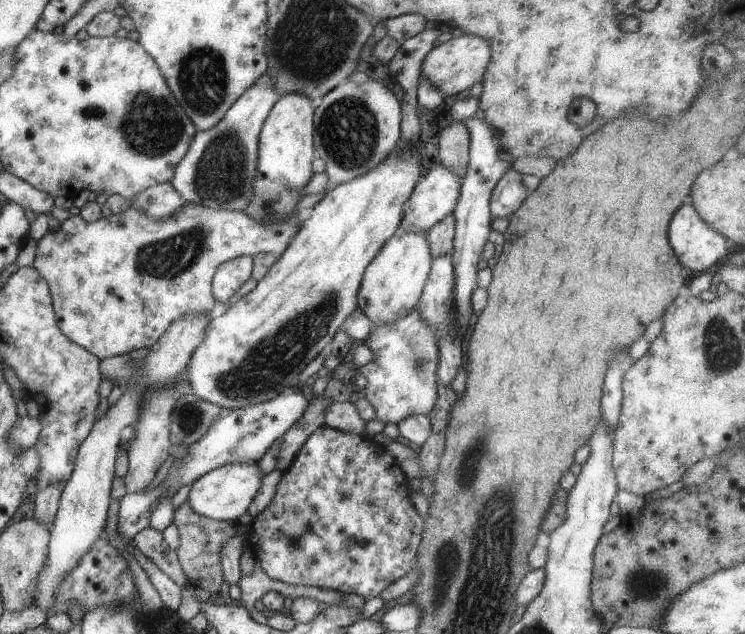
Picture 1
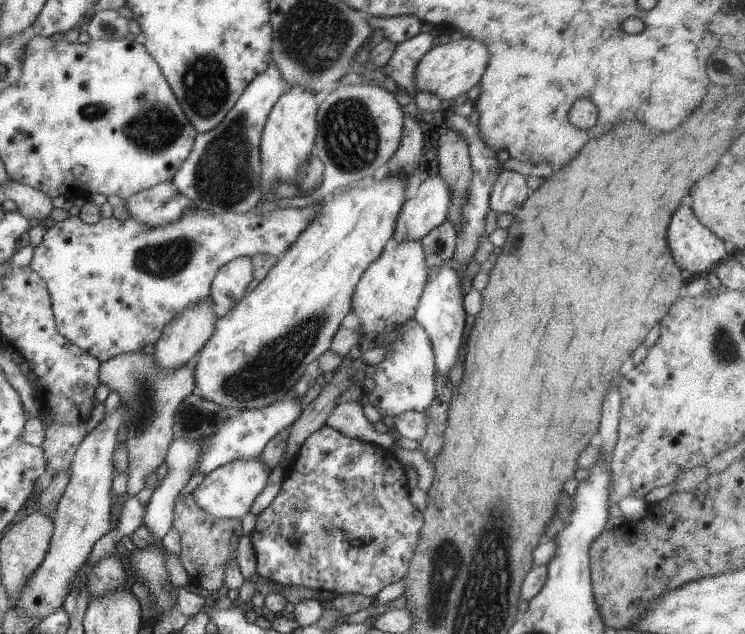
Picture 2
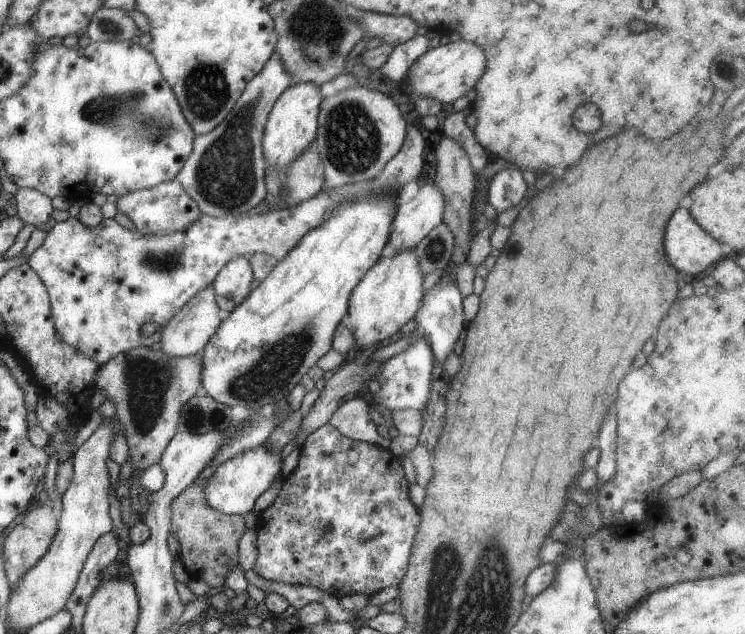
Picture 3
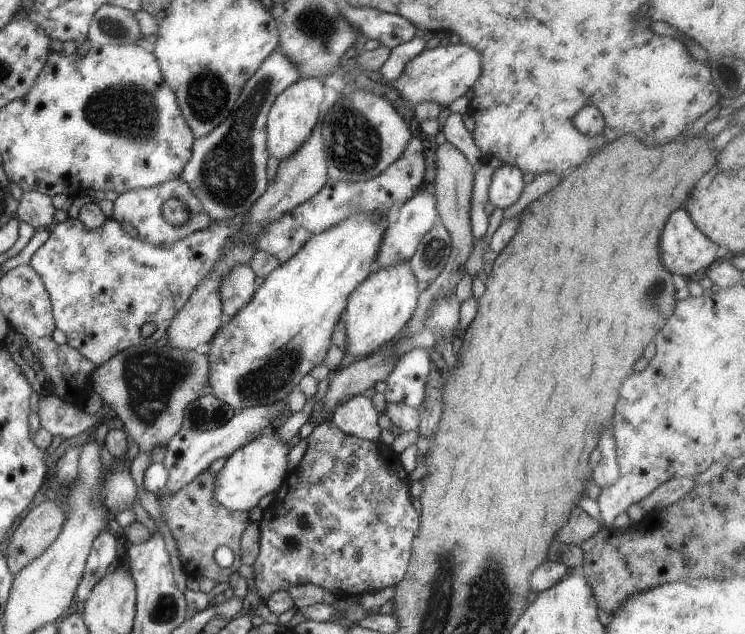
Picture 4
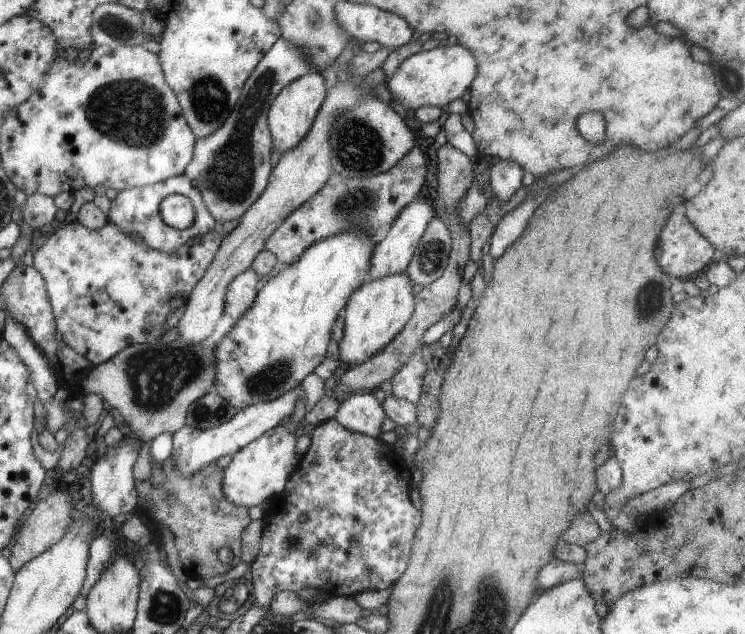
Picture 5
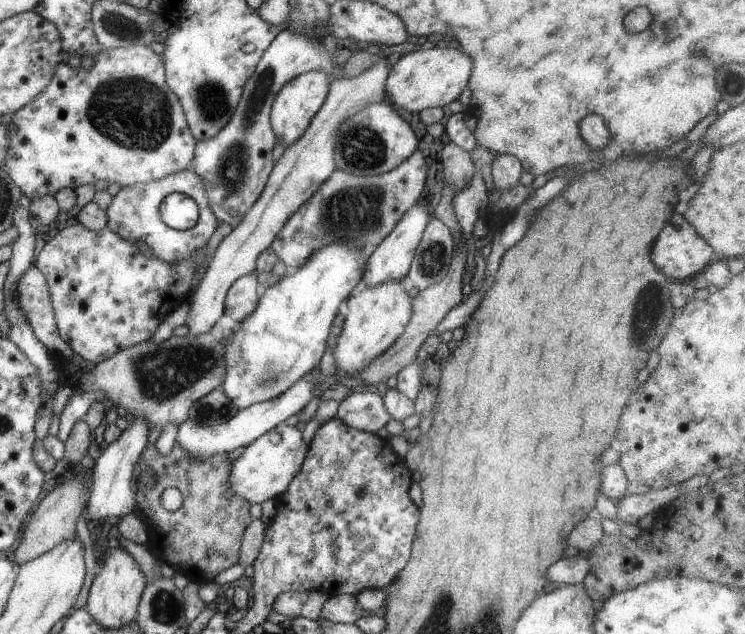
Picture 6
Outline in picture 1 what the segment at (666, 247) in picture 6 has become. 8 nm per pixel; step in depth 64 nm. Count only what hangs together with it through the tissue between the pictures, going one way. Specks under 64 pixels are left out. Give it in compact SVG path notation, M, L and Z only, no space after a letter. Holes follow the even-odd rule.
M689 204L681 206L669 222L669 244L675 252L675 257L681 267L693 272L702 273L704 270L715 269L717 265L728 260L729 253L725 248L725 240L725 236L711 230Z

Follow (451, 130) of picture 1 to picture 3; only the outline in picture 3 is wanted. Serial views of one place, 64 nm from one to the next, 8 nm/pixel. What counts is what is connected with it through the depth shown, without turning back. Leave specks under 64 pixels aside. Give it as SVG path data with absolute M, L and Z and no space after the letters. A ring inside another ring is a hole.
M443 135L435 147L434 154L436 159L434 184L443 194L442 222L451 230L455 240L455 248L453 248L449 263L454 267L466 261L472 240L472 236L469 234L469 206L471 206L471 196L473 196L474 170L470 166L469 158L464 152L463 146L460 146L459 142L456 142L453 138Z

